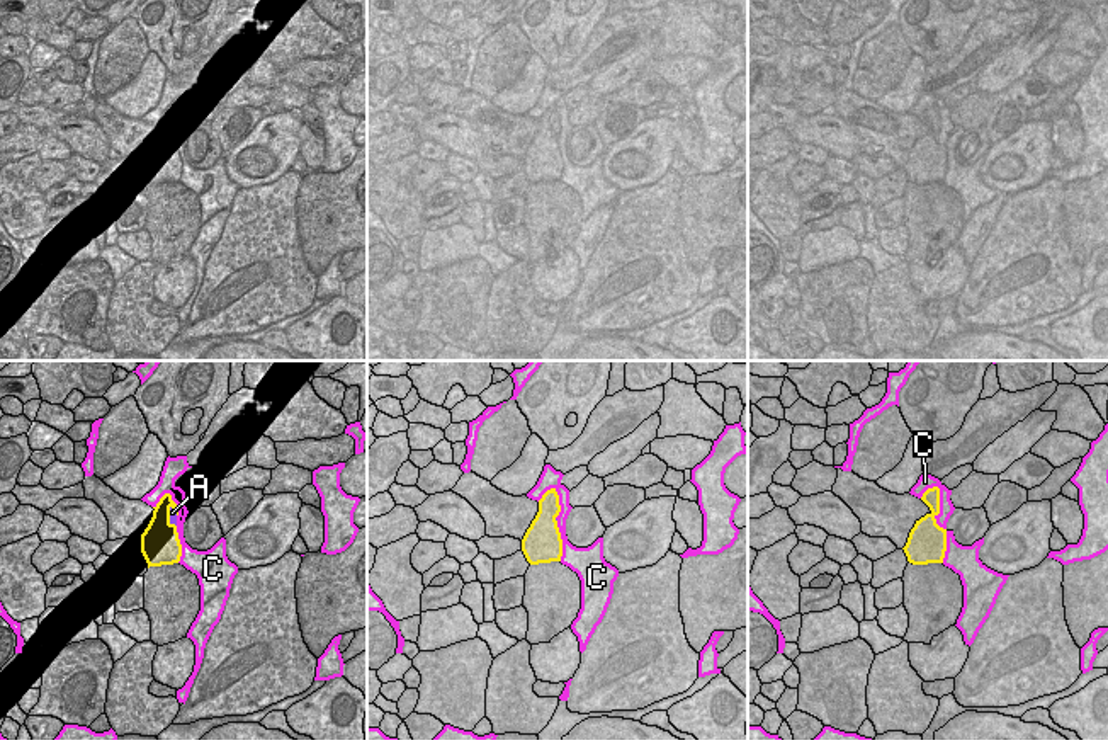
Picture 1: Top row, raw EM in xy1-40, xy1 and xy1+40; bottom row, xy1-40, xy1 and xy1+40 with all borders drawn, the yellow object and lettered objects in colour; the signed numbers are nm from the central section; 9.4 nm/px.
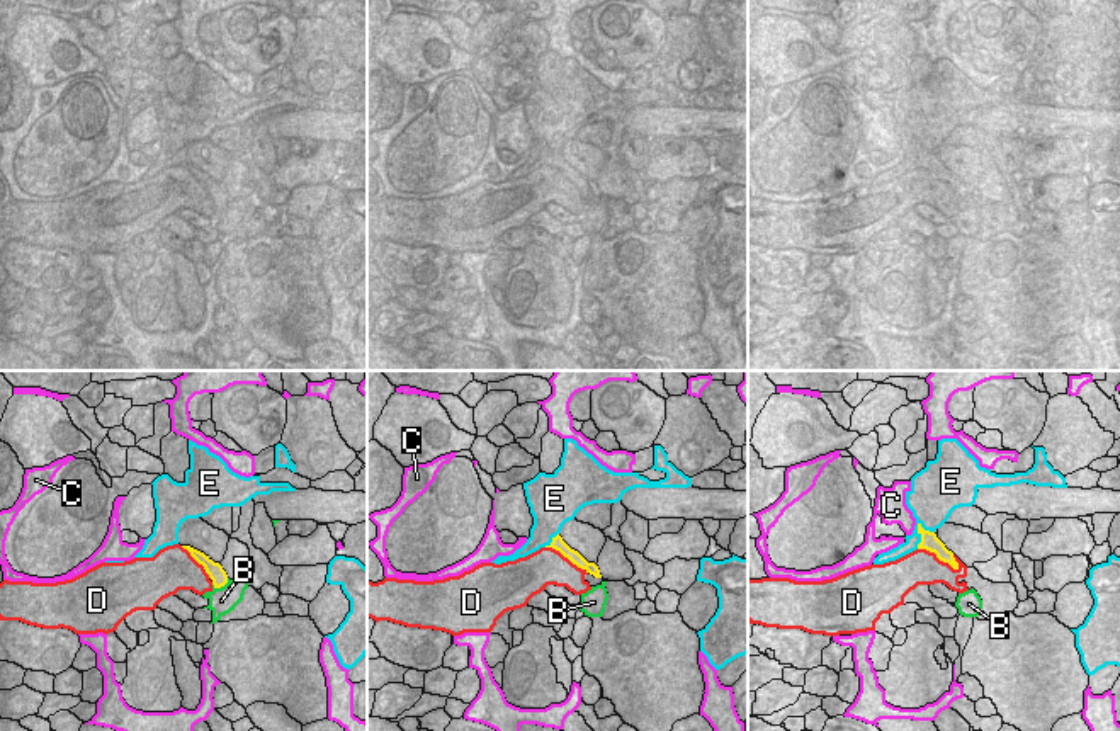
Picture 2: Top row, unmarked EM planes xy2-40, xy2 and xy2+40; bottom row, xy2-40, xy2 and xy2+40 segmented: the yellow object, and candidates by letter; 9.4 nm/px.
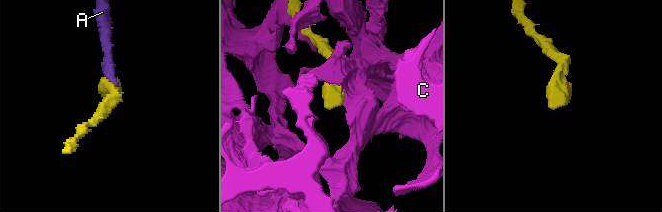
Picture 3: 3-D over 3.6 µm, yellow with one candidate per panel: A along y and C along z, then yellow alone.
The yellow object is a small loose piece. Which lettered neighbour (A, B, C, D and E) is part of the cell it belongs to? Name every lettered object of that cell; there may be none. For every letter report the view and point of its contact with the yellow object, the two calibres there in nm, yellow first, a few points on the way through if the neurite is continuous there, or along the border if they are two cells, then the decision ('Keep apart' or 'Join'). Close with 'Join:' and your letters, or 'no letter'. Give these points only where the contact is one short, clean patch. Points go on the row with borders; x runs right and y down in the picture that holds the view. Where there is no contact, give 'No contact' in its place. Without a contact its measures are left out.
A: Touches yellow at xy1-40 (169, 516). Thickness 360 nm (yellow) against 60 nm. Join
B: Touches yellow at xy2-40 (221, 585). Thickness 160 nm (yellow) against 260 nm. Keep apart
C: Touches yellow at xy1+40 (935, 523). Thickness 380 nm (yellow) against 130 nm. Keep apart
D: Touches yellow at xy2+40 (938, 558). Thickness 160 nm (yellow) against 320 nm. Keep apart
E: Touches yellow at xy2+40 (922, 536). Thickness 160 nm (yellow) against 320 nm. Keep apart
Join: A

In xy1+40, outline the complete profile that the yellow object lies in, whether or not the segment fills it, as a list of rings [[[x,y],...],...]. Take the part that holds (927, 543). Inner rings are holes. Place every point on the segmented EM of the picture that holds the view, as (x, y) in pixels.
[[[928,488],[921,500],[931,512],[916,521],[902,549],[913,565],[943,563],[947,529],[940,527],[935,519],[940,514],[940,488]]]

